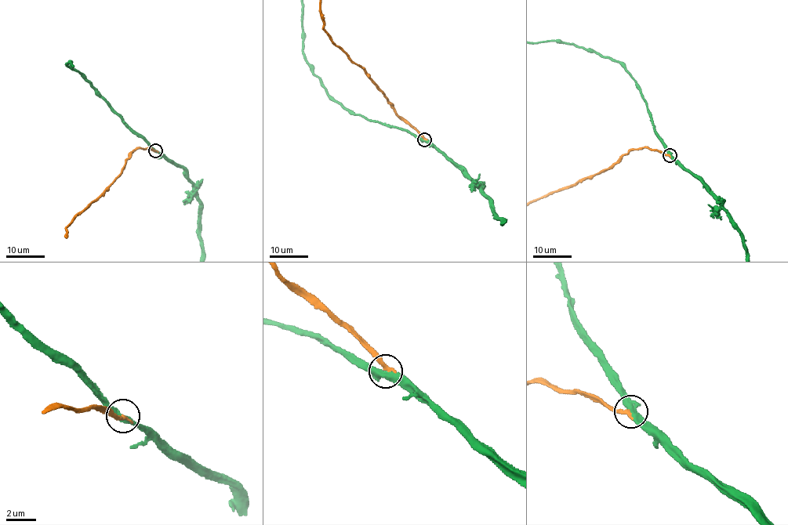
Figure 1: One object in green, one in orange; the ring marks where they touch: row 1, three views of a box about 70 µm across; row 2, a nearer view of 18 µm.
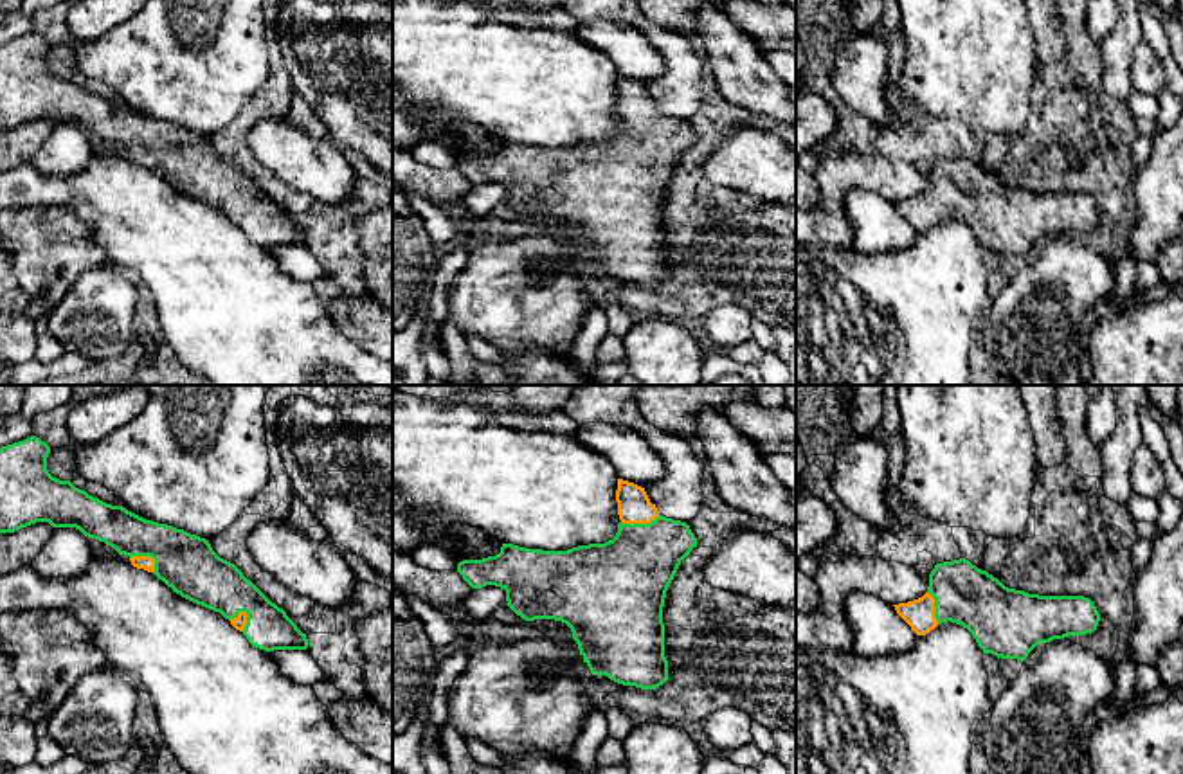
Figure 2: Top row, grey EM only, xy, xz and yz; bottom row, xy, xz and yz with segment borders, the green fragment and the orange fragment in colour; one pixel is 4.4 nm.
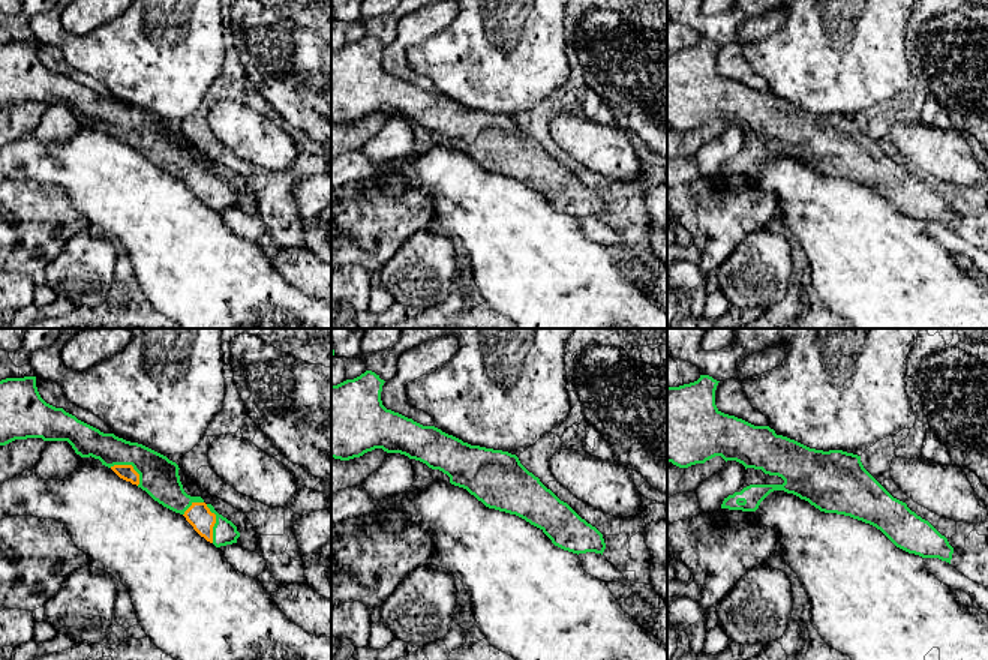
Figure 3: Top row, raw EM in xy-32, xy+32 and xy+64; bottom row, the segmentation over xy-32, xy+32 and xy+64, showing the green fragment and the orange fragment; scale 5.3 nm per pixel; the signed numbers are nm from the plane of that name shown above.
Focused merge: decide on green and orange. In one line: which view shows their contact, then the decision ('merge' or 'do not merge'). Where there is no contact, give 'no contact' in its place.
xz | merge

